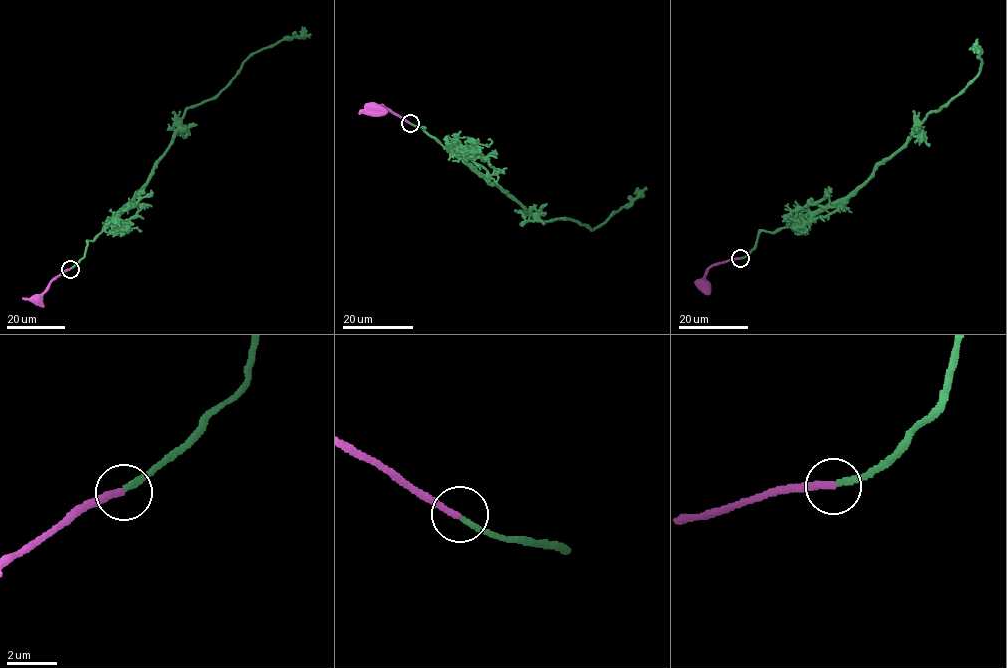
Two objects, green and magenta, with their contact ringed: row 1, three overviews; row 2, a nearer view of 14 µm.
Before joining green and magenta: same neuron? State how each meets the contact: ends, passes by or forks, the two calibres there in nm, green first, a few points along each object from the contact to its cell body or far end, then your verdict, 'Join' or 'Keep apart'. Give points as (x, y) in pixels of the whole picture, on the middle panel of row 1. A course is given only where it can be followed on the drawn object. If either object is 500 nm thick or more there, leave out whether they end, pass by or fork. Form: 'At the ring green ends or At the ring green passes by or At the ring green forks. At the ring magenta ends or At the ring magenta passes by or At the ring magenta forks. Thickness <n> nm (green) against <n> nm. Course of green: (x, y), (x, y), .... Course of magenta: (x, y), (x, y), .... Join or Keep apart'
At the ring green ends. At the ring magenta ends. Thickness 220 nm (green) against 260 nm. Course of green: (411, 123), (507, 191), (537, 220), (566, 218), (596, 228), (630, 206), (645, 187). Course of magenta: (410, 123), (384, 105), (374, 110). Keep apart

